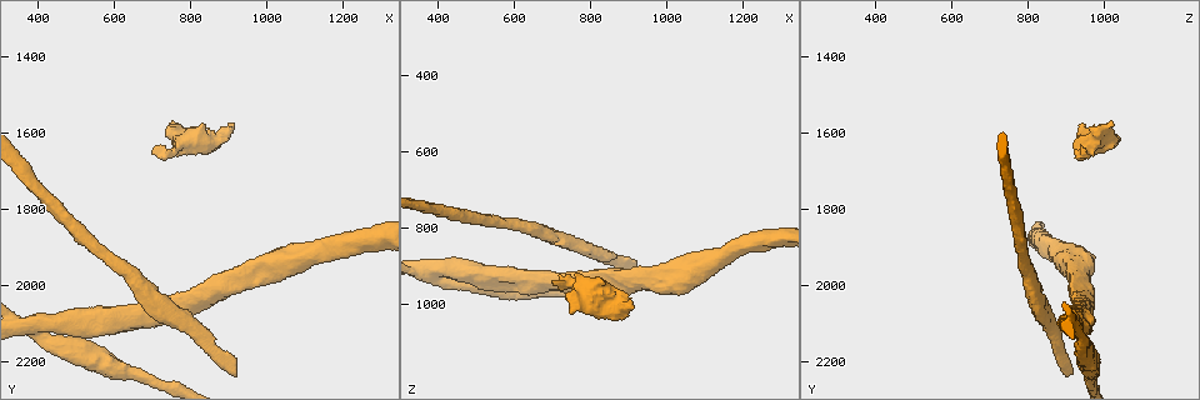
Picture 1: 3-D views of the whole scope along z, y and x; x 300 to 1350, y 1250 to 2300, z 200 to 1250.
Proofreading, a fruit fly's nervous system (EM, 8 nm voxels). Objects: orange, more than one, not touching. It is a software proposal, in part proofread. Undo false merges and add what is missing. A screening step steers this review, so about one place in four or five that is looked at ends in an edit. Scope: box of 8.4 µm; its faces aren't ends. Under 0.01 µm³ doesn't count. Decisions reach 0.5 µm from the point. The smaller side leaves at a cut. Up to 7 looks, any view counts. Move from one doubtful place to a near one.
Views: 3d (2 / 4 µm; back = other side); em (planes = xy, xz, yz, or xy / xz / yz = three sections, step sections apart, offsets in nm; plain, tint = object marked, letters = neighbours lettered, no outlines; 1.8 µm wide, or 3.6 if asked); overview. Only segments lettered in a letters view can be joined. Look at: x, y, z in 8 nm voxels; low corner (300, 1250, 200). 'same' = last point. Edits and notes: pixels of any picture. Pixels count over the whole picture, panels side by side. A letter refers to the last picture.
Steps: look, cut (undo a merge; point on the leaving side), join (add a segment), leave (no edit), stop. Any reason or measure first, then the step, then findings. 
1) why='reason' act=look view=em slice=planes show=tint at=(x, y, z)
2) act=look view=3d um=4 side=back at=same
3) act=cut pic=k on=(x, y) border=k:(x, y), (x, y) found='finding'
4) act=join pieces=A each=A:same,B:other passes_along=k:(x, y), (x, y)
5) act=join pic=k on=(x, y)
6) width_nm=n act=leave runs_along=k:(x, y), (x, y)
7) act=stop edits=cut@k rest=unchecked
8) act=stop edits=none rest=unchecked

act=look view=3d um=4 side=back at=(920, 2235, 920)

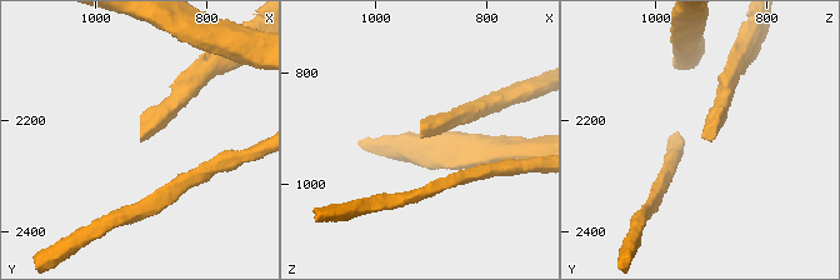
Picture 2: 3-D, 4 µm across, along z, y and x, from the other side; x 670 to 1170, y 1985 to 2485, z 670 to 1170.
why='now the EM' act=look view=em slice=xy step=16 show=letters at=(915, 2230, 915)

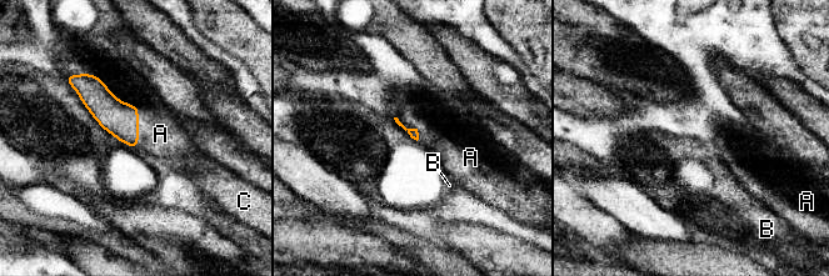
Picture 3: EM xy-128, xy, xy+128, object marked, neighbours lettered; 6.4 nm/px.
act=join pieces=A each=A:same,B:other,C:other found='the neuron continues'

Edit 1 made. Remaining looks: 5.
why='an open end' act=look view=em um=3.6 slice=planes show=letters at=(695, 1655, 945)

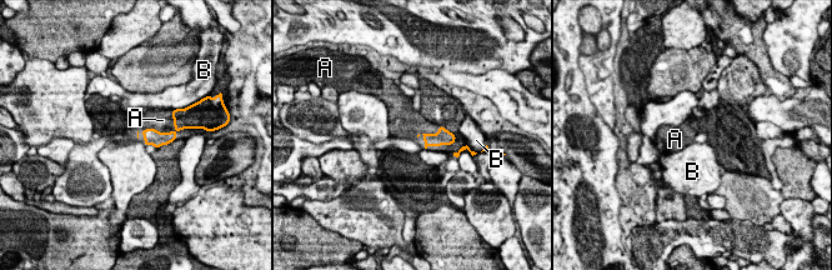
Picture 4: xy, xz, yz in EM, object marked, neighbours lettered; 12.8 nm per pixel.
longest_contact=A:420nm act=join pieces=A each=A:same,B:other passes_along=4:(444, 136), (427, 145), (422, 126) found='the neuron continues'

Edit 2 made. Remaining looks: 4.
why='sudden change in width' act=look view=3d um=2 side=back at=(365, 2105, 915)

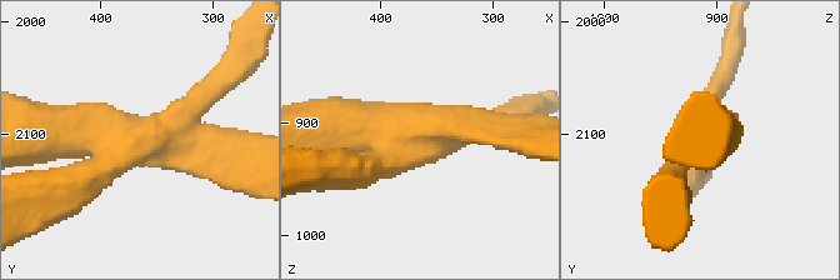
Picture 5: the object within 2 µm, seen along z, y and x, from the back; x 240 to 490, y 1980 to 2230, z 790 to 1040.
why='shape alone is not enough' act=look view=em slice=planes show=tint at=(368, 2104, 912)

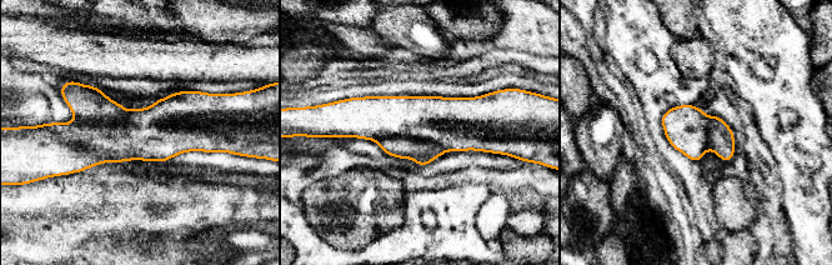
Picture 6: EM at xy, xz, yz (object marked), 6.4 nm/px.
act=look view=em slice=planes show=letters at=same

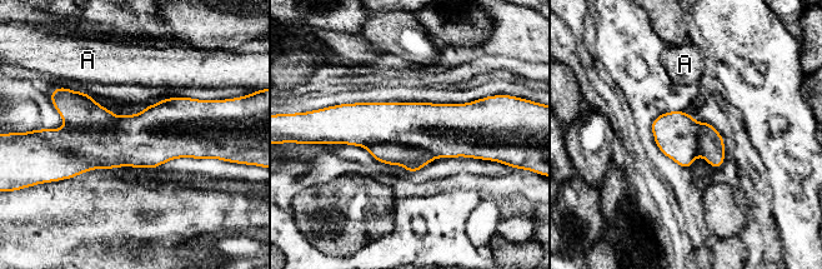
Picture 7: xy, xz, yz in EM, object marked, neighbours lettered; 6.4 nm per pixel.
act=cut pic=7 on=(411, 159) each=A:other part_leaving=7:(371, 149), (407, 158), (430, 158) found='two neurons meet here'

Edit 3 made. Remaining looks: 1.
act=stop edits=join@3,join@4,cut@7 rest=unchecked

